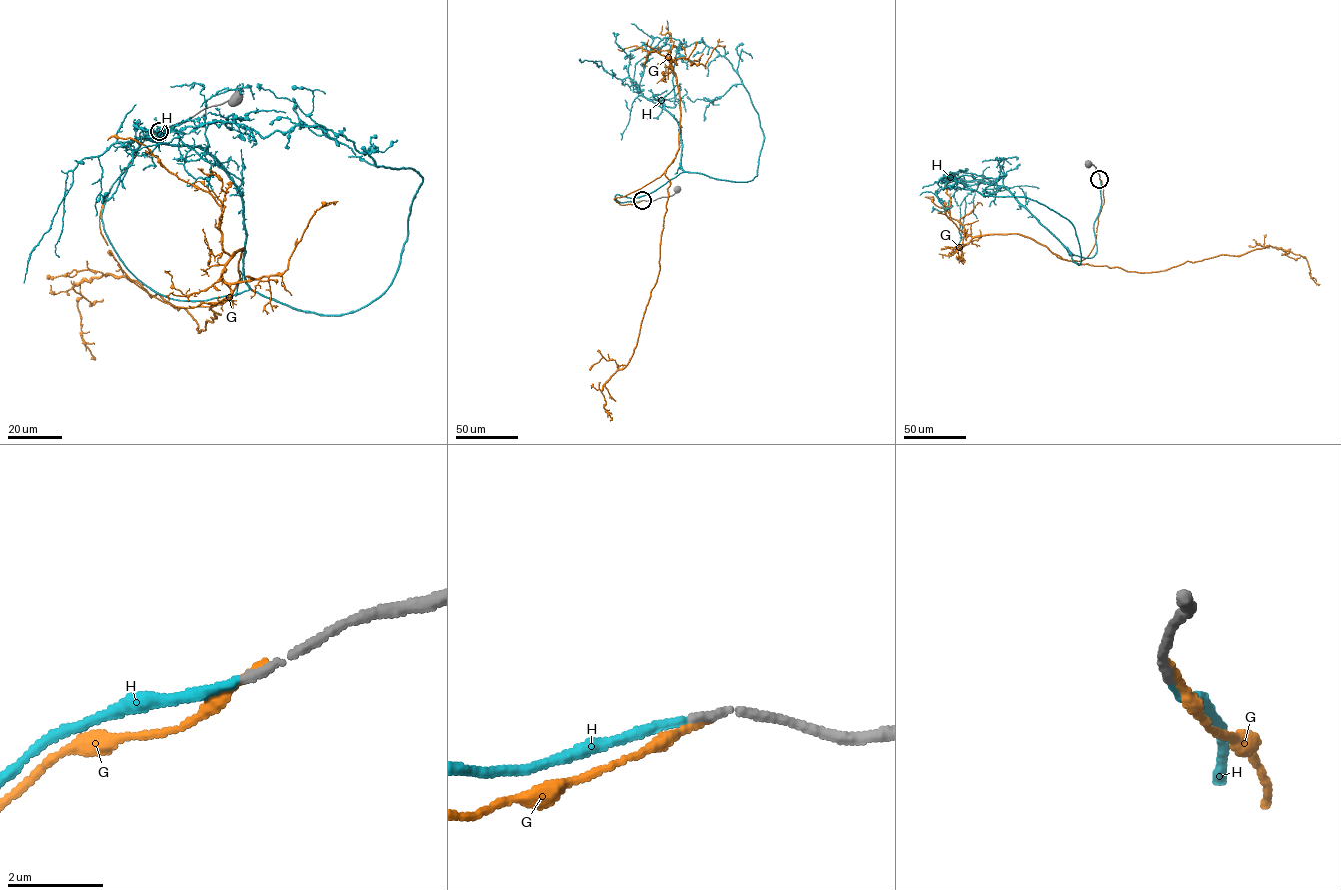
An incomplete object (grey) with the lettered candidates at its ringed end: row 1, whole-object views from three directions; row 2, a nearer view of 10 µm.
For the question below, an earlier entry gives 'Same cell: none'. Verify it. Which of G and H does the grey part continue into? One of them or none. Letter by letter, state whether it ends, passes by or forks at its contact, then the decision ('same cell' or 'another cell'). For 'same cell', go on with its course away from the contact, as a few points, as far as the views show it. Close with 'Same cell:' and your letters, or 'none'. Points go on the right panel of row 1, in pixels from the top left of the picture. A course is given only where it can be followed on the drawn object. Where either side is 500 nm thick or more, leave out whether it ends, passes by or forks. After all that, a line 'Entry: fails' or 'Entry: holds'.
G: it ends | another cell
H: it ends | same cell | via (1099, 179), (1096, 253), (1071, 252), (1079, 264), (1067, 219), (1026, 197), (983, 195), (1000, 174), (995, 158)
Same cell: H
Entry: fails

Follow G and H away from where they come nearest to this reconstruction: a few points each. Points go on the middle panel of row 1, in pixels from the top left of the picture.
G: (642, 200), (622, 205), (614, 199), (665, 171), (670, 186), (660, 271), (629, 362), (602, 386), (610, 421)
H: (642, 200), (615, 196), (684, 172), (757, 175), (764, 137), (745, 87), (687, 96)

